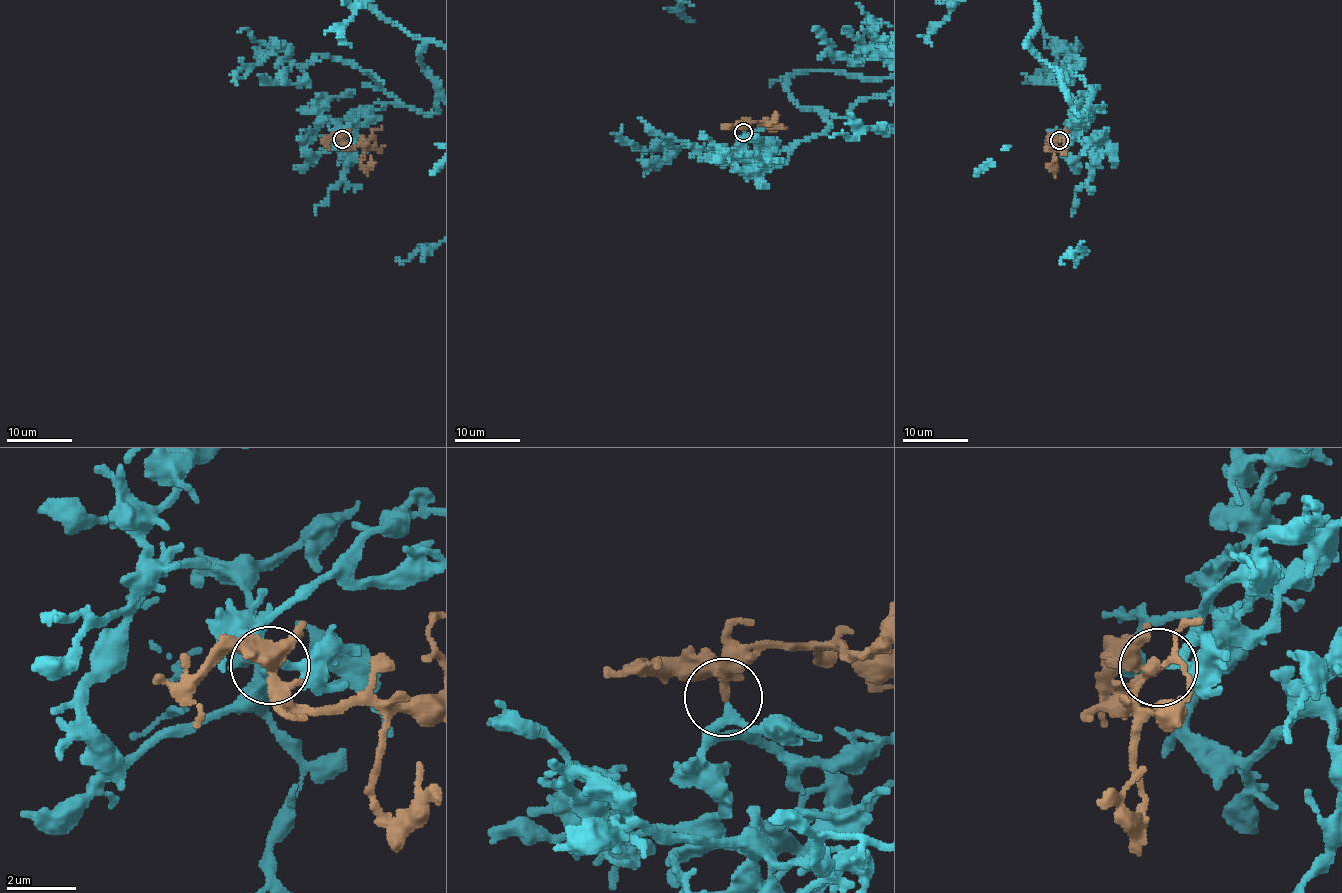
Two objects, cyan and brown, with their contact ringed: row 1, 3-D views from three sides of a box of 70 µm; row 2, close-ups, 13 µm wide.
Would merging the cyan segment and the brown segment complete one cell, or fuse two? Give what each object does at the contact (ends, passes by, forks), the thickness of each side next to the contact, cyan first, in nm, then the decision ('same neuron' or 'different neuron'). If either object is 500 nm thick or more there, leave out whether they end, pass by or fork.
cyan passes by | brown forks | 180/240 nm | same neuron

